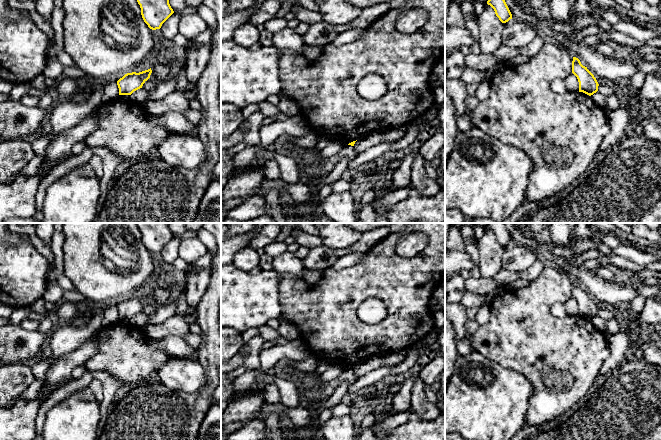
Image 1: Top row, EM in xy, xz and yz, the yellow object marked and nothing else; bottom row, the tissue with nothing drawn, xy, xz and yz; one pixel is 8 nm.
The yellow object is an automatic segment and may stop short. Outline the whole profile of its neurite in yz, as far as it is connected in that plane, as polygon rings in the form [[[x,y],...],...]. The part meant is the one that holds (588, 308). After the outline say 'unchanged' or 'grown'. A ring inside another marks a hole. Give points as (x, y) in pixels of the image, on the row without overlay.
[[[573,281],[572,285],[572,297],[577,301],[579,306],[579,316],[583,316],[589,320],[598,315],[598,306],[594,299],[583,290],[580,284]]]; unchanged

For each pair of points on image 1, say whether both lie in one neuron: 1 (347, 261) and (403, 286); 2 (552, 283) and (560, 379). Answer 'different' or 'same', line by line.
1: different
2: same

